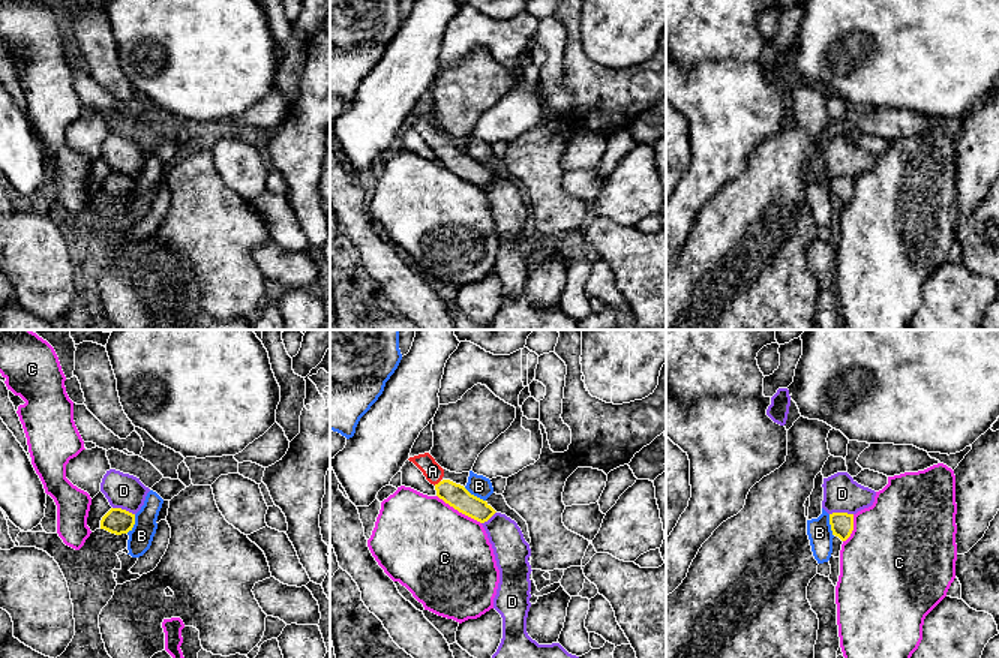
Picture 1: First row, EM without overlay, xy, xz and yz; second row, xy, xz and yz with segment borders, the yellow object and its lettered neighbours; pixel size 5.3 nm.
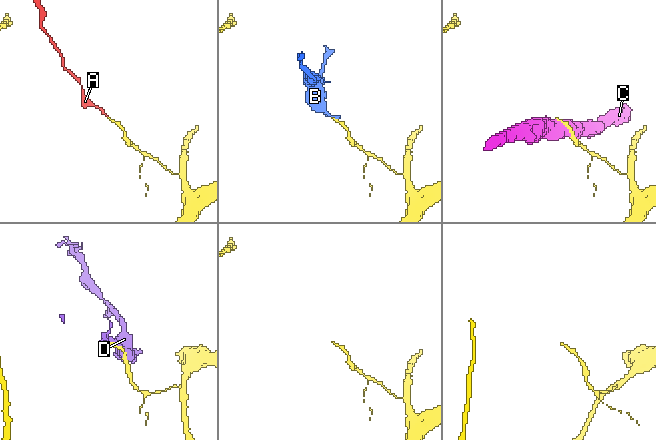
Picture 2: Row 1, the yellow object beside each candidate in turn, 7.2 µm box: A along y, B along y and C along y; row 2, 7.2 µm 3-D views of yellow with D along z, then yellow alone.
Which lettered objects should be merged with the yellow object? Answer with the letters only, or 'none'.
A

